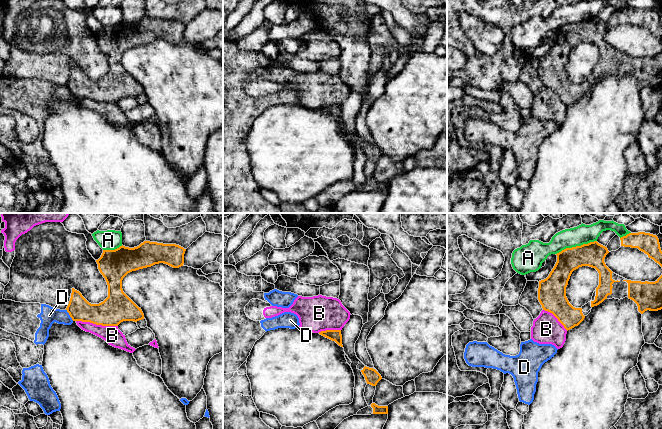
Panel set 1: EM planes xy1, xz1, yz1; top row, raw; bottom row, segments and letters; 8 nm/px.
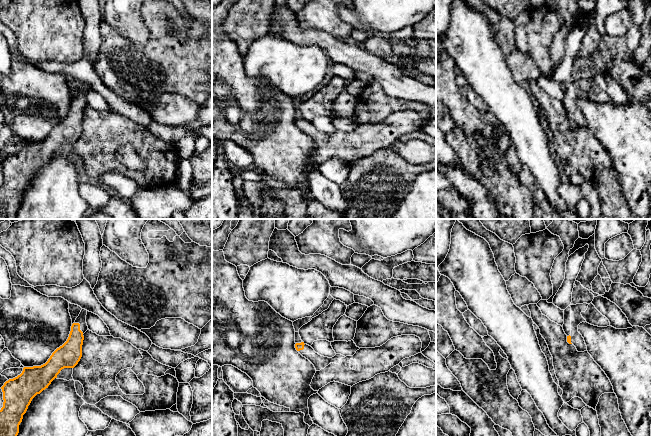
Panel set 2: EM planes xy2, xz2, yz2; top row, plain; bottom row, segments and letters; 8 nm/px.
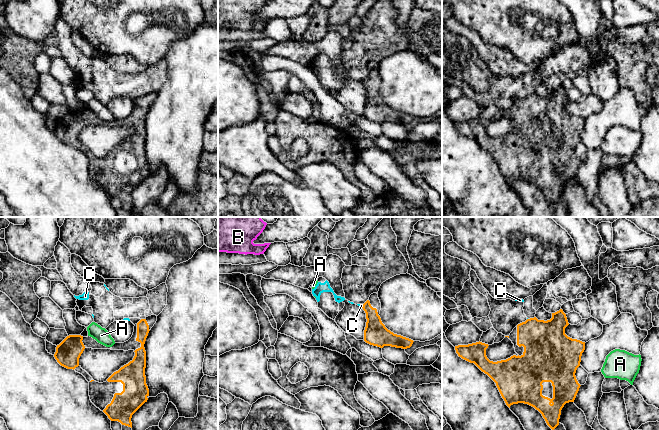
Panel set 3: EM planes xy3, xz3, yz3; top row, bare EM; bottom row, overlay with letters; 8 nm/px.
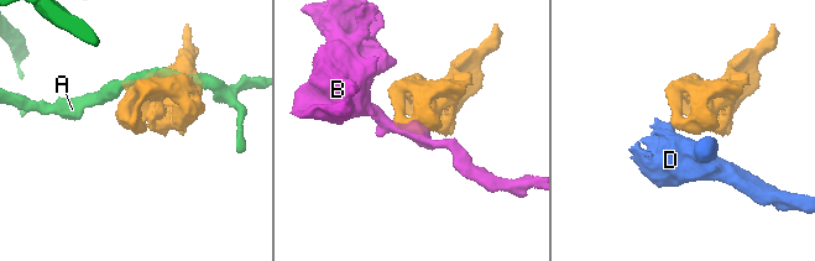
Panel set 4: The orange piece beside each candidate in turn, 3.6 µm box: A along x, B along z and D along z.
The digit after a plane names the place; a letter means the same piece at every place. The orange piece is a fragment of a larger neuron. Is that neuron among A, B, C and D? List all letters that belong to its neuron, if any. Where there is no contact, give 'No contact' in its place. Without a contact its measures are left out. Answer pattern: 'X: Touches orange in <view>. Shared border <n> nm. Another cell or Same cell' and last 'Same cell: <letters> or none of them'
A: Touches orange in yz1. Shared border 340 nm. Another cell
B: Touches orange in xy1. Shared border 340 nm. Another cell
C: Touches orange in xz3. Shared border 30 nm. Another cell
D: Touches orange in xy1. Shared border 110 nm. Another cell
Same cell: none of them

